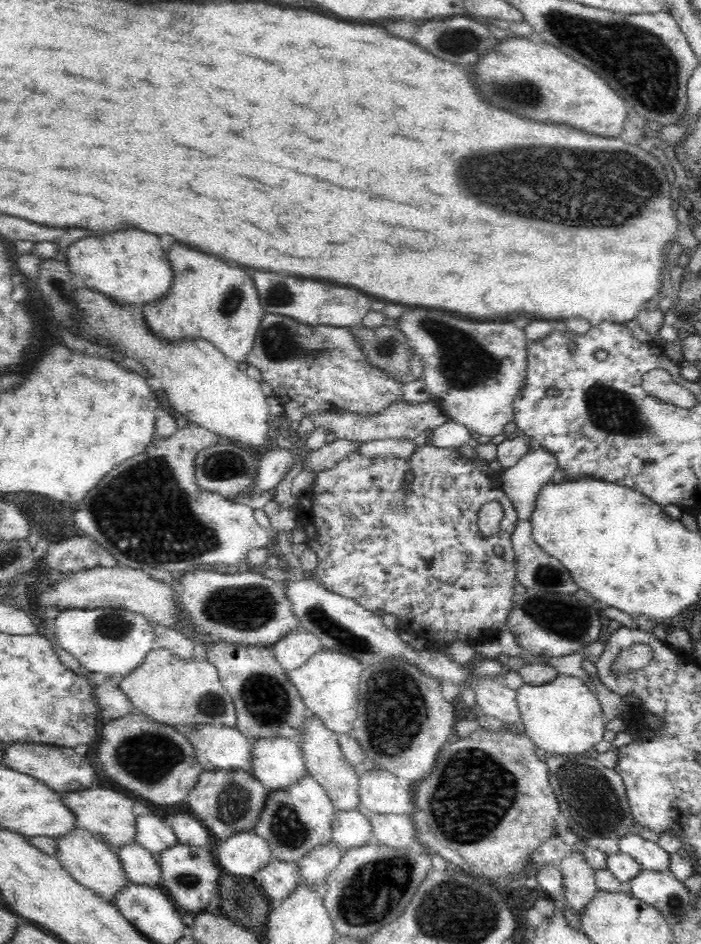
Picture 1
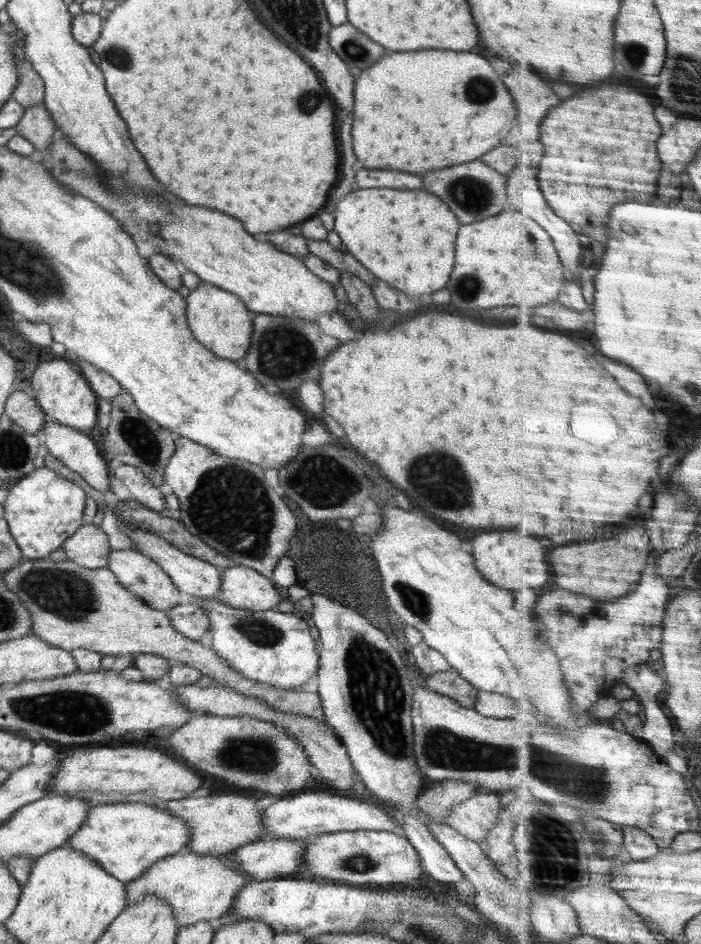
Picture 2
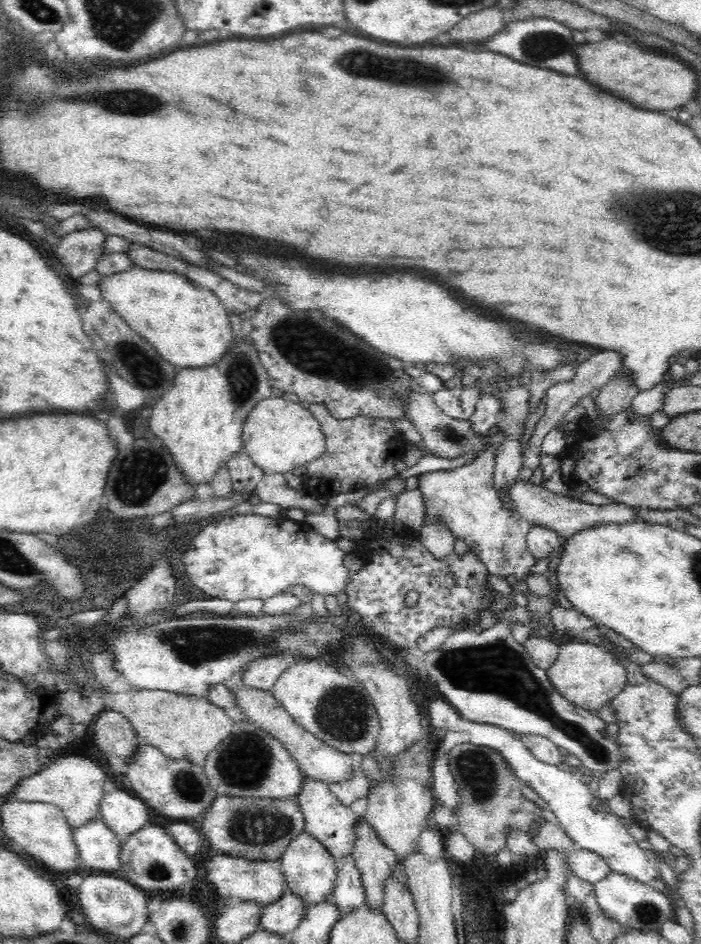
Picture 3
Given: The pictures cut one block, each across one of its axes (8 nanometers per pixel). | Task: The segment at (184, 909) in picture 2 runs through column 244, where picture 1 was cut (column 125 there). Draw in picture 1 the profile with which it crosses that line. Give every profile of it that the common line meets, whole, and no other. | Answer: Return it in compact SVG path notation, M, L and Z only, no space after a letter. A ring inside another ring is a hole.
M74 827L70 832L56 837L56 839L57 852L54 855L62 863L62 866L74 880L98 893L108 902L115 900L116 894L130 884L116 850L101 838L94 836L89 830Z

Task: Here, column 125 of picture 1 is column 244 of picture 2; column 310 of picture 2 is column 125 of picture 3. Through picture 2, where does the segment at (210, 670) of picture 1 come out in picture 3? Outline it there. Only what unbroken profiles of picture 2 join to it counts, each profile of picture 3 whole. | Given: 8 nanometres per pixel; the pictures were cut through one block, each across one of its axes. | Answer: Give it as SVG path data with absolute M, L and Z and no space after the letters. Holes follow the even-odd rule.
M135 690L124 692L126 694L110 694L108 708L110 711L120 712L132 723L141 745L158 748L164 755L172 760L189 760L196 766L203 767L210 752L230 736L237 716L224 709L211 704L207 698L198 696L178 695L176 692L162 690Z

